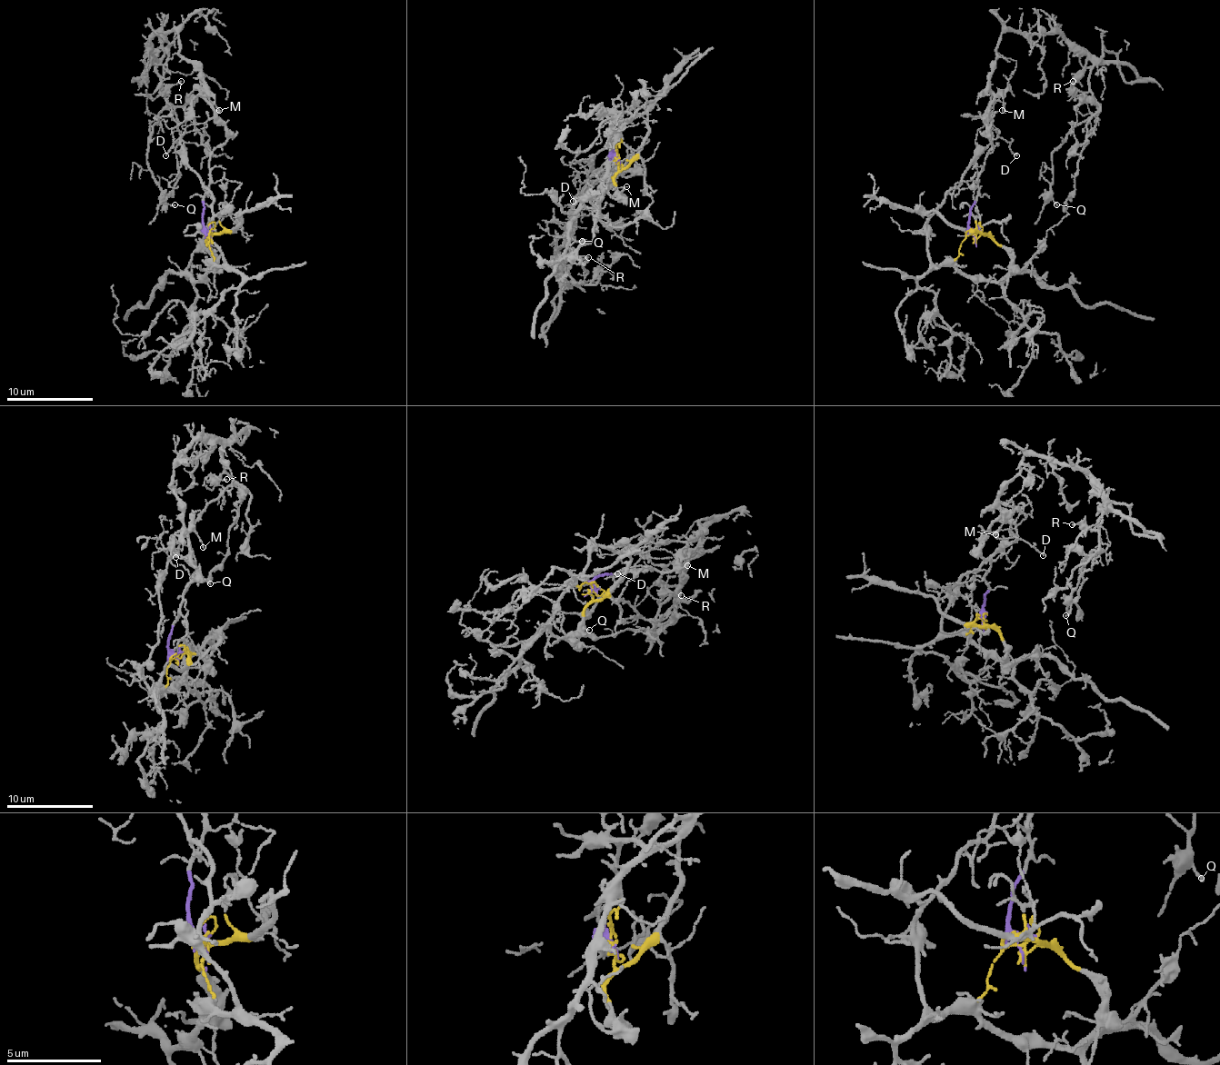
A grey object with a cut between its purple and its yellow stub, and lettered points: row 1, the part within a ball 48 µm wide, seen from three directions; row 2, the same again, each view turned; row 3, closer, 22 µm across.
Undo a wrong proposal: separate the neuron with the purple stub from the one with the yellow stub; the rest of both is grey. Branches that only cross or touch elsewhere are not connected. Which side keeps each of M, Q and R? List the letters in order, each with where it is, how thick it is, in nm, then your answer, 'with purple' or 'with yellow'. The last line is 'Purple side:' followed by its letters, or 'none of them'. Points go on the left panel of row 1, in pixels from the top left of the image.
M: at (219, 110); 110 nm thick; with purple
Q: at (174, 204); 120 nm thick; with purple
R: at (181, 81); 120 nm thick; with purple
Purple side: M, Q, R

